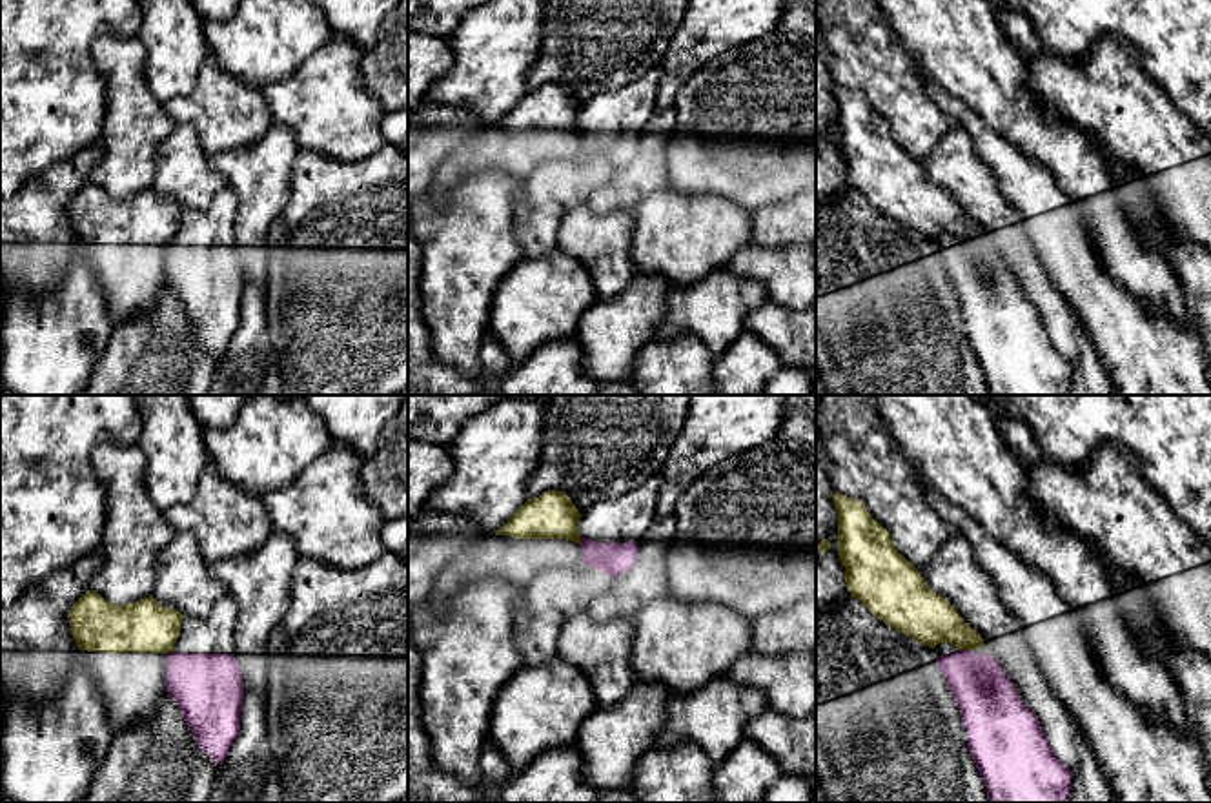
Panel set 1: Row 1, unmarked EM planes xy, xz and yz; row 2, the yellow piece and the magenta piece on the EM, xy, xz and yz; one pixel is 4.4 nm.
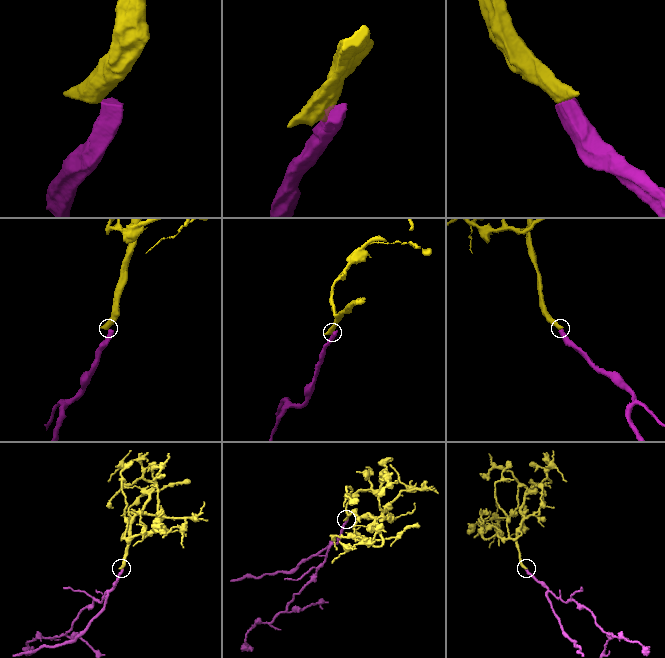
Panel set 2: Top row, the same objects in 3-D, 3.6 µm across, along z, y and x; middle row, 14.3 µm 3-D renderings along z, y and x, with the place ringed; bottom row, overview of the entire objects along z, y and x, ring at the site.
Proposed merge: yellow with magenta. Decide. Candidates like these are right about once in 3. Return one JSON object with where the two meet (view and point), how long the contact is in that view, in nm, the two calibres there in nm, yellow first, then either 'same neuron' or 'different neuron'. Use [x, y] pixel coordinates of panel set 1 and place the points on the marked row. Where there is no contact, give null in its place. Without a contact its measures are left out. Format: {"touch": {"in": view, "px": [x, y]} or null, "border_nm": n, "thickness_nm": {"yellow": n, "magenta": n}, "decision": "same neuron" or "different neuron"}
{"touch": {"in": "yz", "px": [966, 649]}, "border_nm": 60, "thickness_nm": {"yellow": 220, "magenta": 260}, "decision": "different neuron"}

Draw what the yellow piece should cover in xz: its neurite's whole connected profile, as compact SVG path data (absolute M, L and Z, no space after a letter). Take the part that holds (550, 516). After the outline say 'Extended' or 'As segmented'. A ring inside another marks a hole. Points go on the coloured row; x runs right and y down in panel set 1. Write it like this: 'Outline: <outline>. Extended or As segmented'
Outline: M559 490L543 492L495 532L464 546L437 575L430 608L444 615L453 594L479 579L506 579L524 588L543 570L583 563L579 510Z. Extended

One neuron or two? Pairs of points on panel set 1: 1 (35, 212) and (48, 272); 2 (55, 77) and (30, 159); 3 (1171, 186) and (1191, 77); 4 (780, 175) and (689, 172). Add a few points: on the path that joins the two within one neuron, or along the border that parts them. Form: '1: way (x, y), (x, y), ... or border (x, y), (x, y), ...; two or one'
1: way (35, 226), (35, 257); one
2: way (37, 97), (37, 139); one
3: border (1155, 81), (1191, 121); two
4: way (758, 175), (711, 175); one

